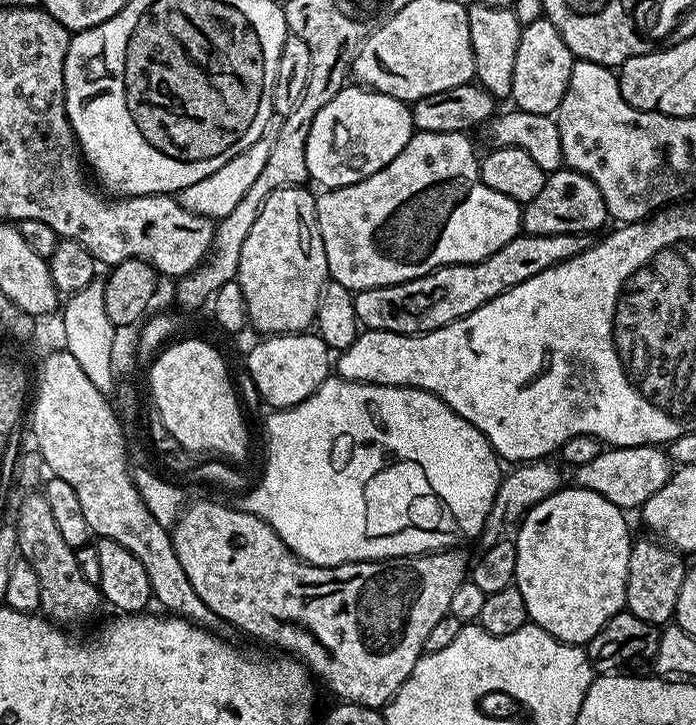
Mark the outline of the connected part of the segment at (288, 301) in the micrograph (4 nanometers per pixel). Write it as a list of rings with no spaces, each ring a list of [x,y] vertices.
[[[304,186],[279,188],[266,198],[246,242],[242,242],[242,254],[236,271],[236,281],[240,283],[242,298],[246,302],[248,324],[256,327],[260,334],[291,334],[306,332],[315,325],[318,298],[322,294],[328,275],[326,246],[322,246],[322,234],[318,226],[316,196],[308,193]]]

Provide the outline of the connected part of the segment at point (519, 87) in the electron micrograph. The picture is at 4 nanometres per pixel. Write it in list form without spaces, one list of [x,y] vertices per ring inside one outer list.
[[[541,18],[521,27],[518,38],[518,58],[514,58],[514,86],[510,97],[511,103],[516,103],[513,105],[522,112],[552,116],[559,110],[562,98],[566,94],[573,63],[574,57],[566,46],[566,42],[562,42],[562,34],[558,34],[558,30],[549,20]]]

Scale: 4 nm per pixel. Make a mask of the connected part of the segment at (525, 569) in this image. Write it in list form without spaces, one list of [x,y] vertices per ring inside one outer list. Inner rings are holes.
[[[564,486],[534,505],[520,520],[520,533],[514,536],[518,550],[514,587],[526,601],[529,621],[549,632],[555,640],[587,645],[594,634],[625,607],[627,570],[634,540],[628,537],[628,520],[624,516],[627,516],[625,509],[614,506],[614,502],[606,502],[602,494]]]

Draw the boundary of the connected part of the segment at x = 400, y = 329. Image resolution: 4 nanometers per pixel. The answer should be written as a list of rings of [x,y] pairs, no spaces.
[[[587,233],[516,236],[490,258],[478,264],[454,264],[437,268],[429,275],[388,287],[359,289],[355,294],[355,316],[367,331],[401,333],[403,336],[424,335],[452,321],[469,316],[478,307],[501,296],[526,279],[553,268],[562,261],[582,253],[592,243]]]

